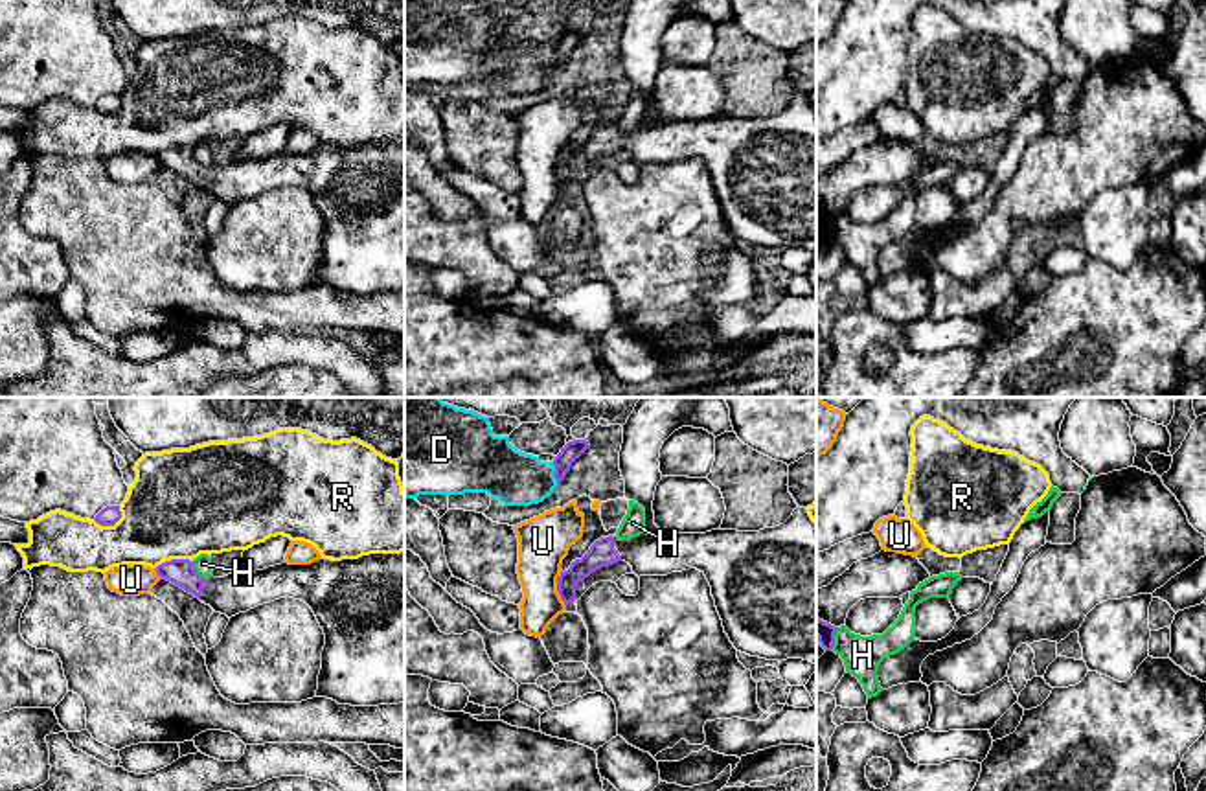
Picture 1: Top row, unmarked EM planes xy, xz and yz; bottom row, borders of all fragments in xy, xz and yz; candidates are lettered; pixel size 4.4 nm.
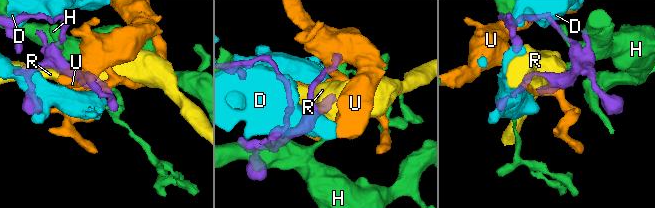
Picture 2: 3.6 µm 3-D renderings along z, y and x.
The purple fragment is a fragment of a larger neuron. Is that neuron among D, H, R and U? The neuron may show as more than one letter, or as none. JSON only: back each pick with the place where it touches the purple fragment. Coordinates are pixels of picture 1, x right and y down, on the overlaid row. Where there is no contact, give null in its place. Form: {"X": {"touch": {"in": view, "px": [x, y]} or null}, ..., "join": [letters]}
{"join": []}

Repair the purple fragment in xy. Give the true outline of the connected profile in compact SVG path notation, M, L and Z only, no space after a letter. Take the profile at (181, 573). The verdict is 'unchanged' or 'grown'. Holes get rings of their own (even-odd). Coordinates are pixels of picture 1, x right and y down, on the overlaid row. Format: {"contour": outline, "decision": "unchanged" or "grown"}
{"contour": "M404 552L281 563L210 579L189 559L154 570L228 618L279 598L305 602L325 635L314 697L351 706L404 701Z", "decision": "grown"}

